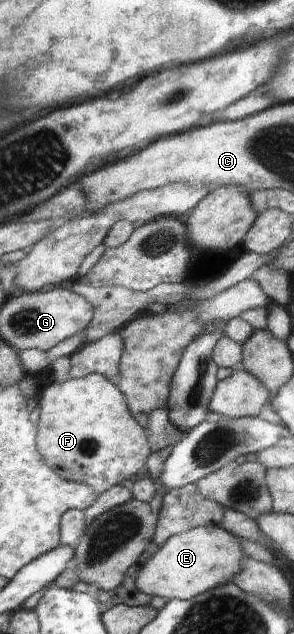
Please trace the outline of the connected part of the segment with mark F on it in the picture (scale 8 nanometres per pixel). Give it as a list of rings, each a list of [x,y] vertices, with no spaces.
[[[93,373],[81,378],[68,379],[49,385],[40,397],[39,429],[37,441],[41,441],[41,453],[45,453],[45,461],[53,465],[67,481],[83,483],[97,493],[97,496],[107,489],[119,485],[127,477],[134,478],[145,465],[149,455],[149,443],[145,431],[139,427],[139,422],[129,415],[127,398],[114,380],[109,380],[99,373]]]

